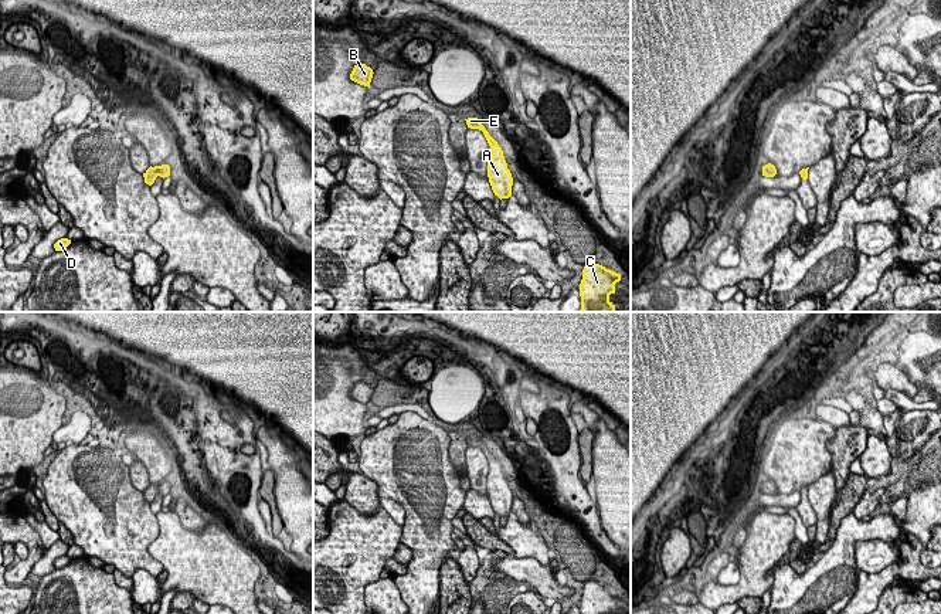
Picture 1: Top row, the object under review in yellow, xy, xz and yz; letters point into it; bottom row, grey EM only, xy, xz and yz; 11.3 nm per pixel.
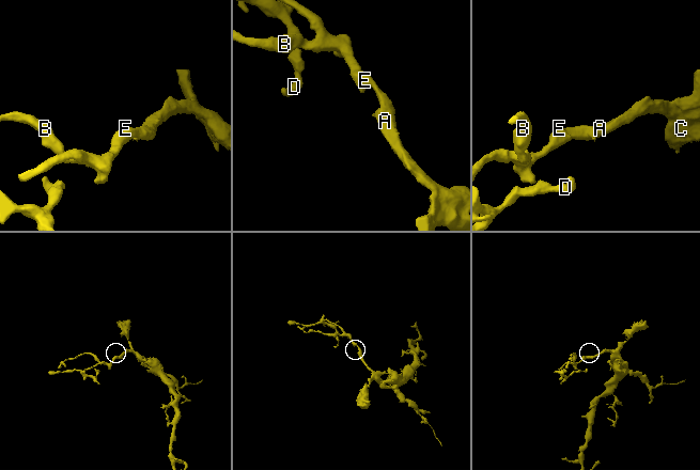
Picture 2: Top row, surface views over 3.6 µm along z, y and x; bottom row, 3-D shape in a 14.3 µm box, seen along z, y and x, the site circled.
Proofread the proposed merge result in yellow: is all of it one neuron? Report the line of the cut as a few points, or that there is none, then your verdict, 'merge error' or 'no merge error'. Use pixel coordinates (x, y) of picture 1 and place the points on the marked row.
cut none; no merge error

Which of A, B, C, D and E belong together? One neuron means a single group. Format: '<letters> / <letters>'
A B C D E

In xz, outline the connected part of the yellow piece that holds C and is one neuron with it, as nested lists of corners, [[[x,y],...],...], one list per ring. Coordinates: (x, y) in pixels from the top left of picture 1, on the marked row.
[[[595,262],[585,264],[580,284],[581,309],[578,312],[615,312],[609,295],[615,294],[615,284],[619,281],[621,274]]]

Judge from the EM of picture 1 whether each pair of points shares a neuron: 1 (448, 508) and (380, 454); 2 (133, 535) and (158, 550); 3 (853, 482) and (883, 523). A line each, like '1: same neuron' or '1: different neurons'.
1: same neuron
2: different neurons
3: different neurons

